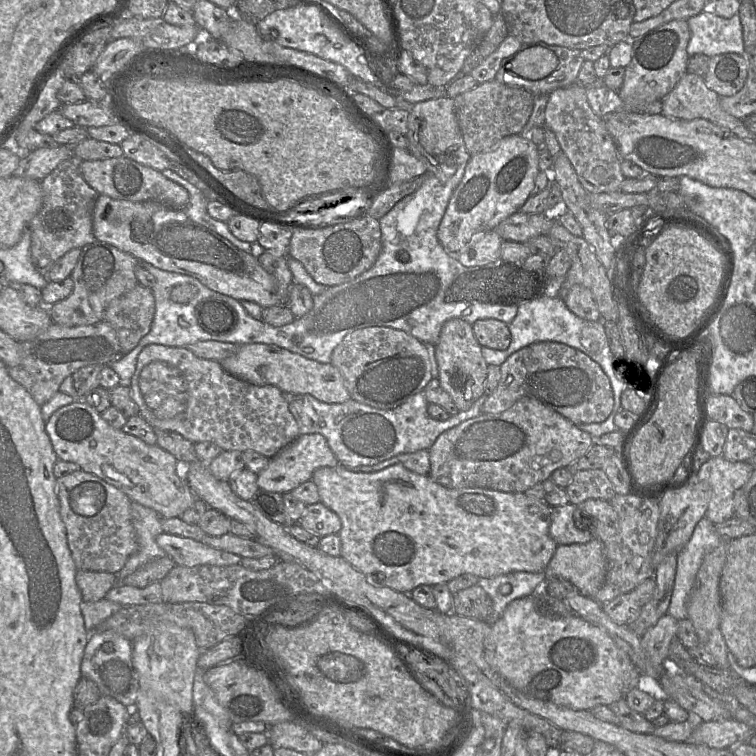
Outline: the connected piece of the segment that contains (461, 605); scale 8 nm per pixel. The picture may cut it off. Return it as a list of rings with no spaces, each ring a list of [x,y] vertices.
[[[479,585],[453,594],[452,612],[458,616],[486,621],[492,613],[492,599]]]

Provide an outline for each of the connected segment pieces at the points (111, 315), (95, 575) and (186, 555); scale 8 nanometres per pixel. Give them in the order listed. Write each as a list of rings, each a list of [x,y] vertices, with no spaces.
[[[139,283],[131,291],[111,302],[106,310],[104,321],[115,329],[121,355],[132,351],[150,332],[154,316],[153,290]]]
[[[78,570],[76,583],[84,602],[97,602],[105,599],[108,592],[118,584],[118,576],[110,572]]]
[[[161,533],[157,537],[156,541],[158,546],[166,552],[167,556],[171,557],[174,560],[176,566],[195,567],[202,565],[211,565],[224,567],[241,564],[241,561],[243,559],[238,555],[212,548],[203,544],[202,542],[167,533]]]

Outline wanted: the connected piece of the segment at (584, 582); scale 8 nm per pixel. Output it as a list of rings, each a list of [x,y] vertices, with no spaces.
[[[593,538],[585,544],[558,545],[544,573],[545,581],[563,578],[583,596],[594,598],[607,573],[604,543]]]

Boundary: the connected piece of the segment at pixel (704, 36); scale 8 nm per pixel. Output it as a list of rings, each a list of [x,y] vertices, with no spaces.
[[[706,6],[701,13],[687,19],[691,37],[687,46],[689,57],[696,54],[705,54],[708,57],[725,53],[744,55],[743,30],[739,14],[731,18],[722,18]]]

